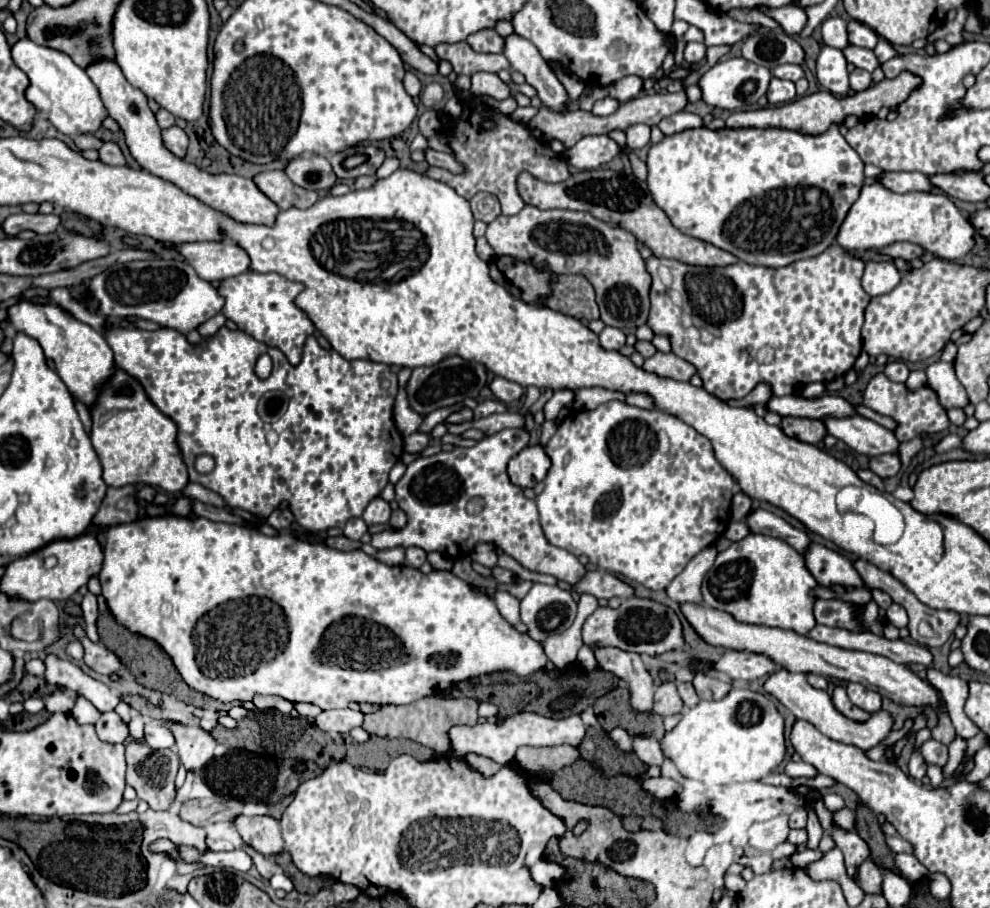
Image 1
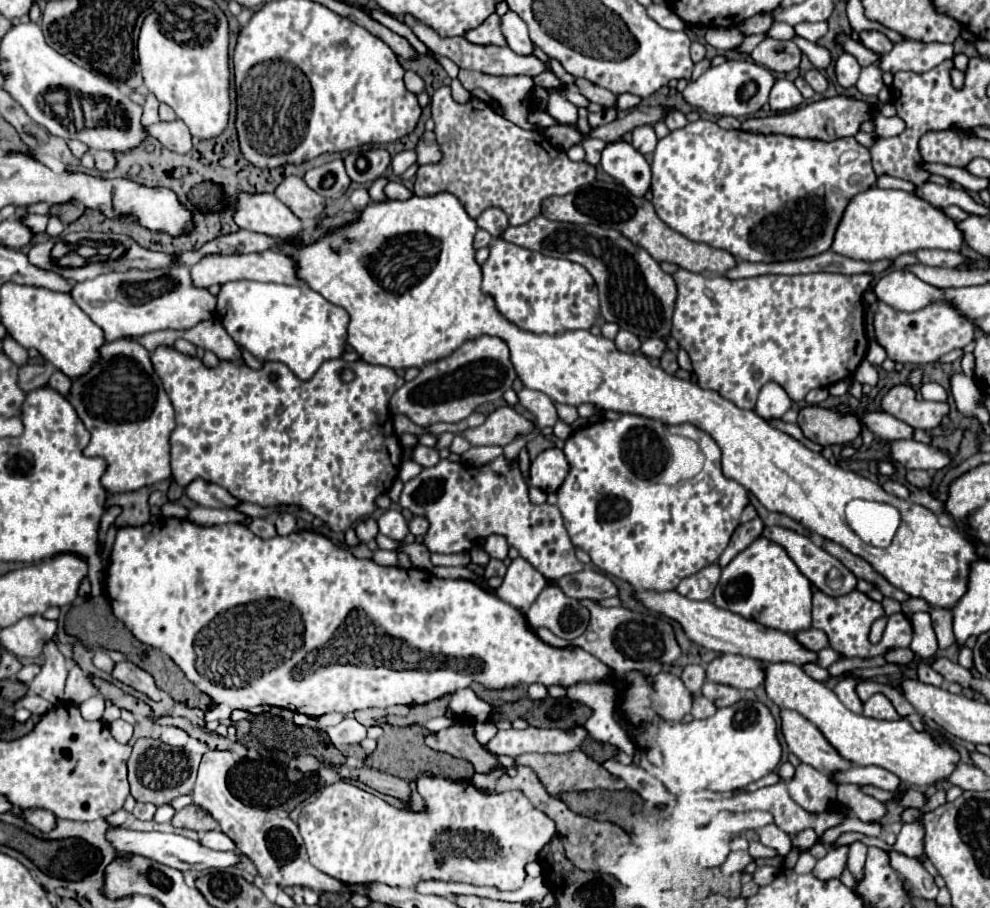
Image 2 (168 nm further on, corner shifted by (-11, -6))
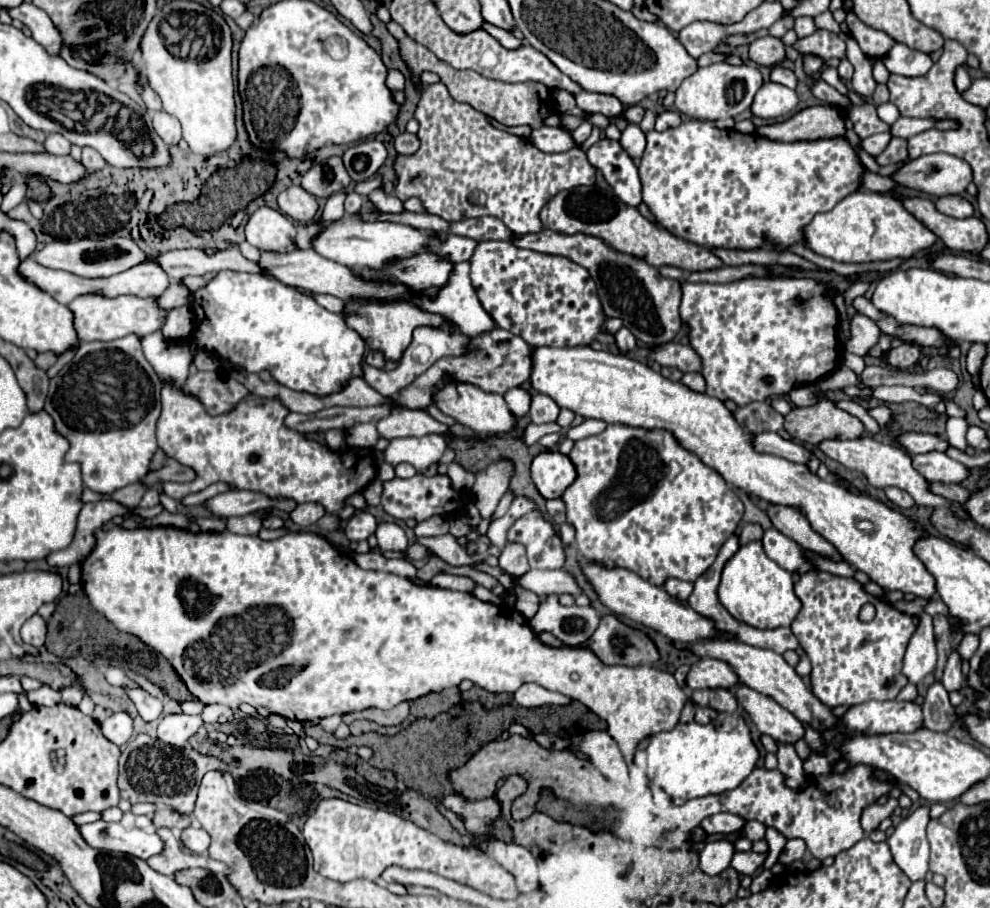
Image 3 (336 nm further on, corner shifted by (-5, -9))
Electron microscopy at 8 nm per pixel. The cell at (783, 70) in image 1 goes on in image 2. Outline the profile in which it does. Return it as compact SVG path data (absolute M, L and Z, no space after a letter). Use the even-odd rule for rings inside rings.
M810 70L810 72L804 74L804 78L806 78L806 82L808 82L816 92L826 92L826 90L828 90L828 80L826 80L826 76L822 76L822 72Z

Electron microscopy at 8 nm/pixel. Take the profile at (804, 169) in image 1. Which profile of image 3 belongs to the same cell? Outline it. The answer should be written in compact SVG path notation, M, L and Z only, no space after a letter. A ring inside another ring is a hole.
M690 119L684 121L680 127L666 129L666 131L648 131L646 133L648 145L640 161L640 181L642 181L642 199L648 205L650 213L656 217L656 221L670 231L672 235L690 241L694 245L706 247L706 249L742 249L742 251L752 251L752 249L762 249L762 247L772 247L774 251L788 251L792 245L804 241L804 229L812 221L812 217L820 211L830 211L838 201L842 201L846 195L854 193L860 189L860 179L864 175L864 165L856 153L856 149L848 143L846 137L834 137L834 139L818 139L818 141L794 141L794 143L782 143L782 141L770 141L766 137L756 137L756 133L740 133L736 129L718 129L712 121L698 121Z

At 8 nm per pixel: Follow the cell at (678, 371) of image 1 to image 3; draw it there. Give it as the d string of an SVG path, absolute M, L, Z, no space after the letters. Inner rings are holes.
M684 373L682 383L686 387L690 387L692 391L700 391L700 393L706 389L706 381L704 381L704 377L700 373Z

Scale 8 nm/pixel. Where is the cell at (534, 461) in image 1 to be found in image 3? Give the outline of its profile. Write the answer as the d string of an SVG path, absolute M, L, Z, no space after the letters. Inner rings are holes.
M544 451L532 461L532 479L544 499L560 497L566 487L576 479L572 461L558 451Z

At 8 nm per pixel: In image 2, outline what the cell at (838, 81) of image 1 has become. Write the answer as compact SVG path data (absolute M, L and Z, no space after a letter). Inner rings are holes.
M842 54L842 56L836 60L836 76L838 76L840 86L844 86L844 88L850 88L850 86L856 84L860 70L862 70L862 68L860 68L860 64L856 62L854 56Z

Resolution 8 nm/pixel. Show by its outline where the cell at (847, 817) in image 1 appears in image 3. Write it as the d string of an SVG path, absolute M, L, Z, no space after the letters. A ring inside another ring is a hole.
M888 799L884 805L878 805L878 803L872 803L870 807L866 807L866 811L862 811L862 829L866 833L870 833L878 828L878 825L892 815L892 811L898 807L898 801L896 799Z

